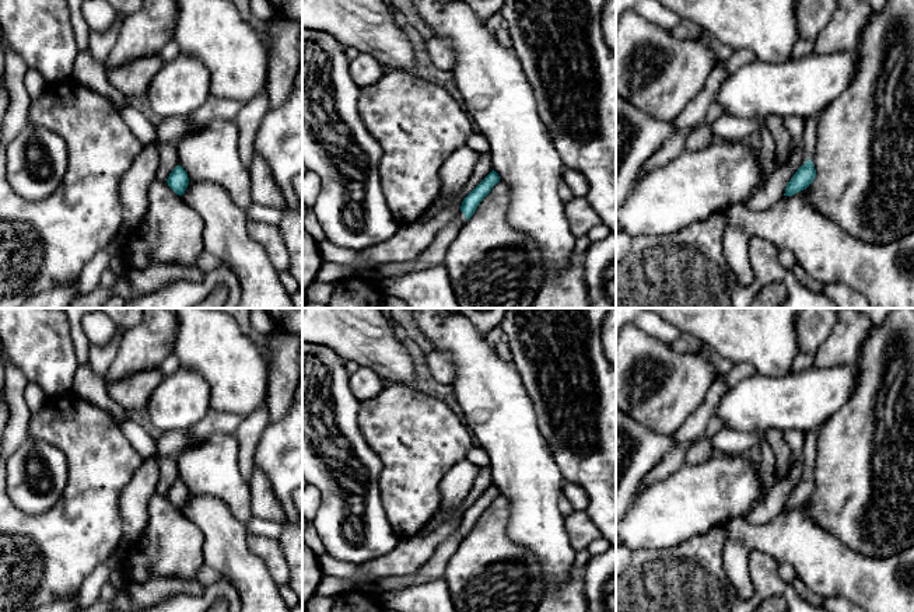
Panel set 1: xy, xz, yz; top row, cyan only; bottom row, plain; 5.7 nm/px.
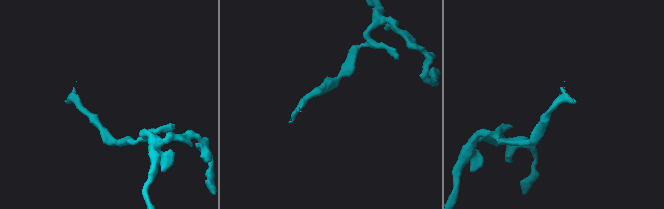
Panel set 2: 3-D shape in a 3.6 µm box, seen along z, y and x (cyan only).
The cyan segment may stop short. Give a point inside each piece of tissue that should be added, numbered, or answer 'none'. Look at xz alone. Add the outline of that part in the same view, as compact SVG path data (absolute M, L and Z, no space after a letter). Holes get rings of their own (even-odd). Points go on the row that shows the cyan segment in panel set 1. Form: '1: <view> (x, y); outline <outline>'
1: xz (436, 252); outline M459 211L444 228L441 228L433 244L419 255L417 269L427 269L428 266L444 263L451 241L465 223L466 217Z

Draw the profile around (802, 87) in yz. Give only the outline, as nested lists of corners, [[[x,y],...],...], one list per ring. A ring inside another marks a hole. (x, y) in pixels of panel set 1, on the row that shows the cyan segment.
[[[858,49],[836,52],[830,55],[810,53],[799,59],[789,59],[771,64],[760,60],[738,69],[728,76],[717,91],[714,101],[718,102],[728,116],[764,122],[775,115],[781,119],[799,116],[819,116],[819,113],[844,92],[851,83],[859,62]]]

